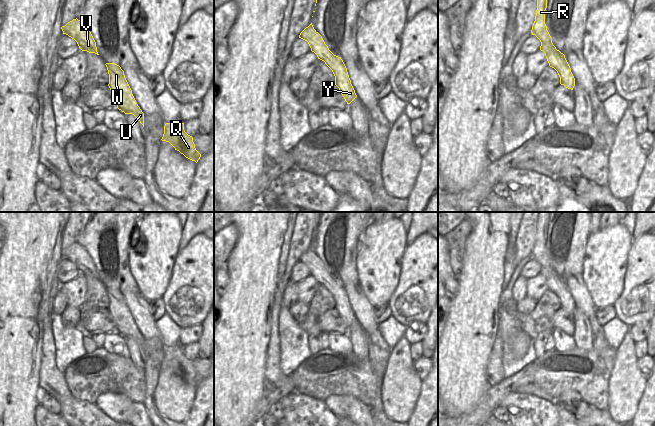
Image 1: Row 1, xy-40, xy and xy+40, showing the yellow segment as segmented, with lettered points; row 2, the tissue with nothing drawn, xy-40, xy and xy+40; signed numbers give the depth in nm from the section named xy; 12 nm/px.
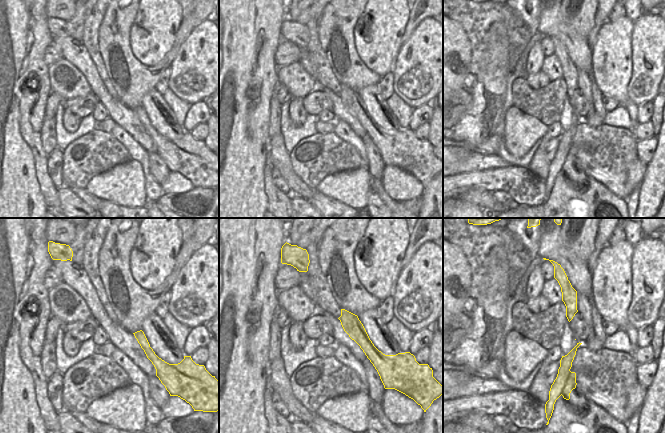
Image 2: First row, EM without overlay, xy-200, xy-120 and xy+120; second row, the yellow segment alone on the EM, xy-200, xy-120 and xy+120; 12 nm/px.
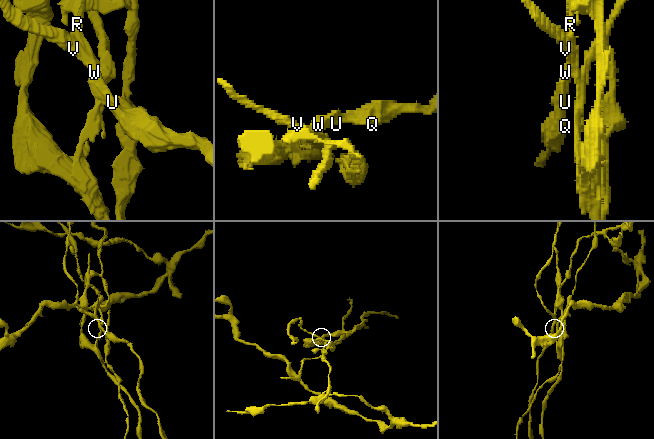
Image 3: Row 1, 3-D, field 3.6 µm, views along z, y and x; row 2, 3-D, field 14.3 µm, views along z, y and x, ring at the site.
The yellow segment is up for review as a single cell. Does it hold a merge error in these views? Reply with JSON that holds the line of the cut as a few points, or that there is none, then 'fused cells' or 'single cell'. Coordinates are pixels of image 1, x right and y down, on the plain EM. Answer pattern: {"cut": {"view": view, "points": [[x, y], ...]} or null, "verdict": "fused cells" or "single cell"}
{"cut": {"view": "xy+40", "points": [[532, 253], [543, 255], [546, 269], [564, 281]]}, "verdict": "fused cells"}

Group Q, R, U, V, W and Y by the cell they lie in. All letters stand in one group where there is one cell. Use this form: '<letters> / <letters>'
Q U V W Y / R

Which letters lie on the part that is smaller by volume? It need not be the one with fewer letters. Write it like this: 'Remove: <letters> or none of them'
Remove: Q, U, V, W, Y

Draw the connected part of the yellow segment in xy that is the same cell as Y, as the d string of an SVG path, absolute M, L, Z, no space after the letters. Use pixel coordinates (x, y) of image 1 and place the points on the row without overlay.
M311 250L306 251L299 259L299 262L308 266L311 275L314 276L318 283L332 294L335 300L335 309L339 312L347 328L350 328L356 321L355 314L351 308L347 292L343 284L328 276L323 269L322 260Z

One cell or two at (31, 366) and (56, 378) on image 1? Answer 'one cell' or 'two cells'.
two cells

